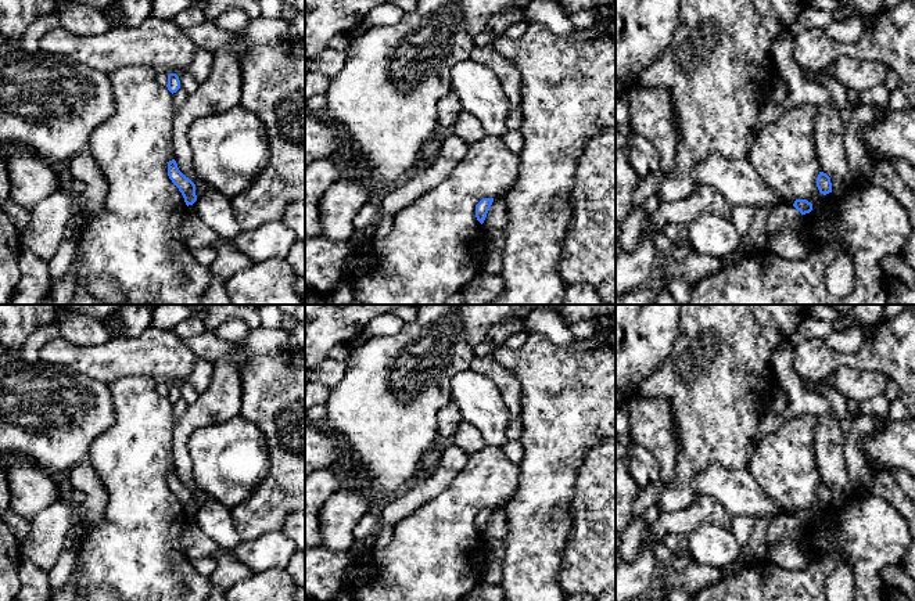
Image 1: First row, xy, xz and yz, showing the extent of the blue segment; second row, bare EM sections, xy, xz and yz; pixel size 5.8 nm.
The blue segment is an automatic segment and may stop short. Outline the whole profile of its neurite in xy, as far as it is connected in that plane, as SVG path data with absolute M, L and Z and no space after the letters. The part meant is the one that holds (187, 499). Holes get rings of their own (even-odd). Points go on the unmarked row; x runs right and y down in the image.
M175 469L168 474L168 486L182 503L186 515L193 515L197 511L195 494L179 481Z

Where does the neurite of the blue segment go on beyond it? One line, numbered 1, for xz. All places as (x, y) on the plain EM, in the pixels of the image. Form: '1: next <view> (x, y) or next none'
1: next none

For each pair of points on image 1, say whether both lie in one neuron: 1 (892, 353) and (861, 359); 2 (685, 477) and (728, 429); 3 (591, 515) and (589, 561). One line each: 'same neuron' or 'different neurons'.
1: same neuron
2: same neuron
3: same neuron

